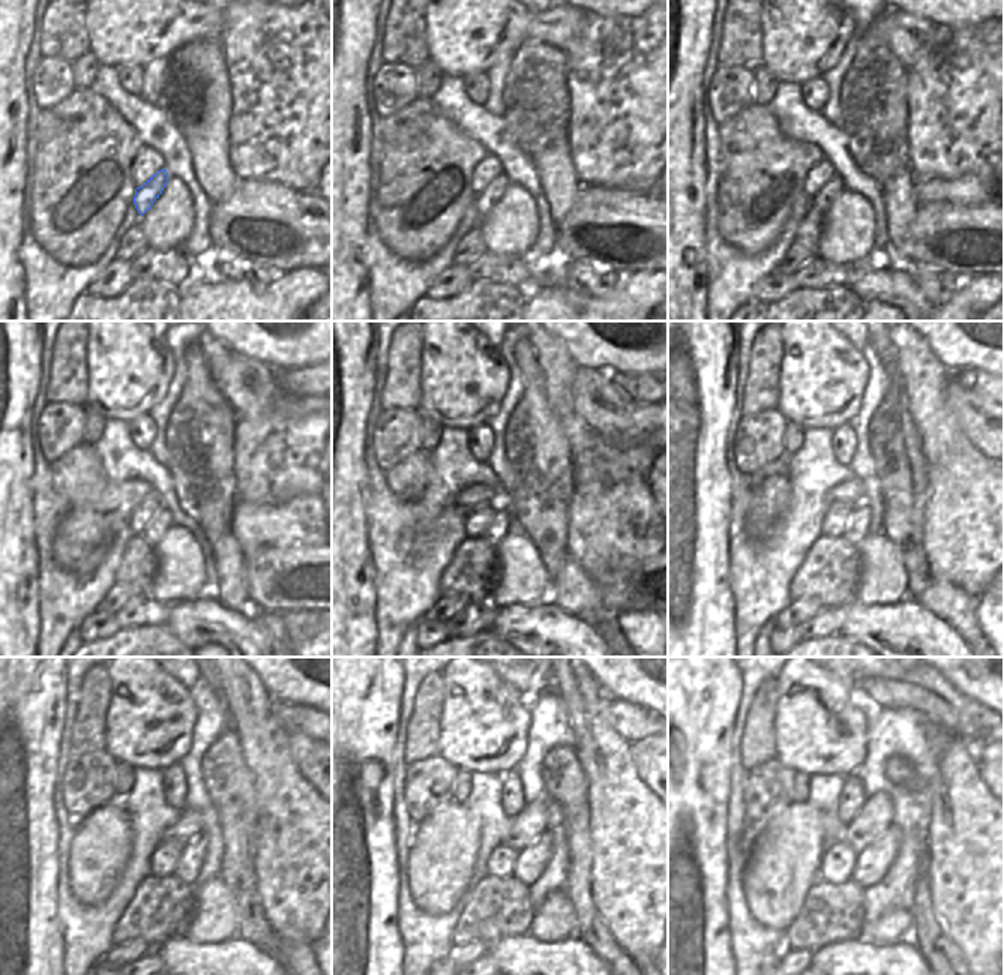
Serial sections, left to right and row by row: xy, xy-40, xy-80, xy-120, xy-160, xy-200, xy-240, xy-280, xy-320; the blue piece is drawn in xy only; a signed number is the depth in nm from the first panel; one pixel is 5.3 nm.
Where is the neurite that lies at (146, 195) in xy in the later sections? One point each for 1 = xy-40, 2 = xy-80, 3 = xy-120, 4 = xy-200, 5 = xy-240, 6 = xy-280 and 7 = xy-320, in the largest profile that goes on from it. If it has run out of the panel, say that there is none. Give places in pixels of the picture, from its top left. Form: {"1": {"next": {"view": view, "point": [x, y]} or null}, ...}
{"1": {"next": {"view": "xy-40", "point": [483, 201]}}, "2": {"next": {"view": "xy-80", "point": [824, 198]}}, "3": {"next": {"view": "xy-120", "point": [155, 531]}}, "4": {"next": {"view": "xy-200", "point": [859, 521]}}, "5": {"next": {"view": "xy-240", "point": [192, 855]}}, "6": {"next": {"view": "xy-280", "point": [532, 861]}}, "7": {"next": {"view": "xy-320", "point": [872, 863]}}}

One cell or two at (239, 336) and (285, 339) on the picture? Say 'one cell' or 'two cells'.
one cell

